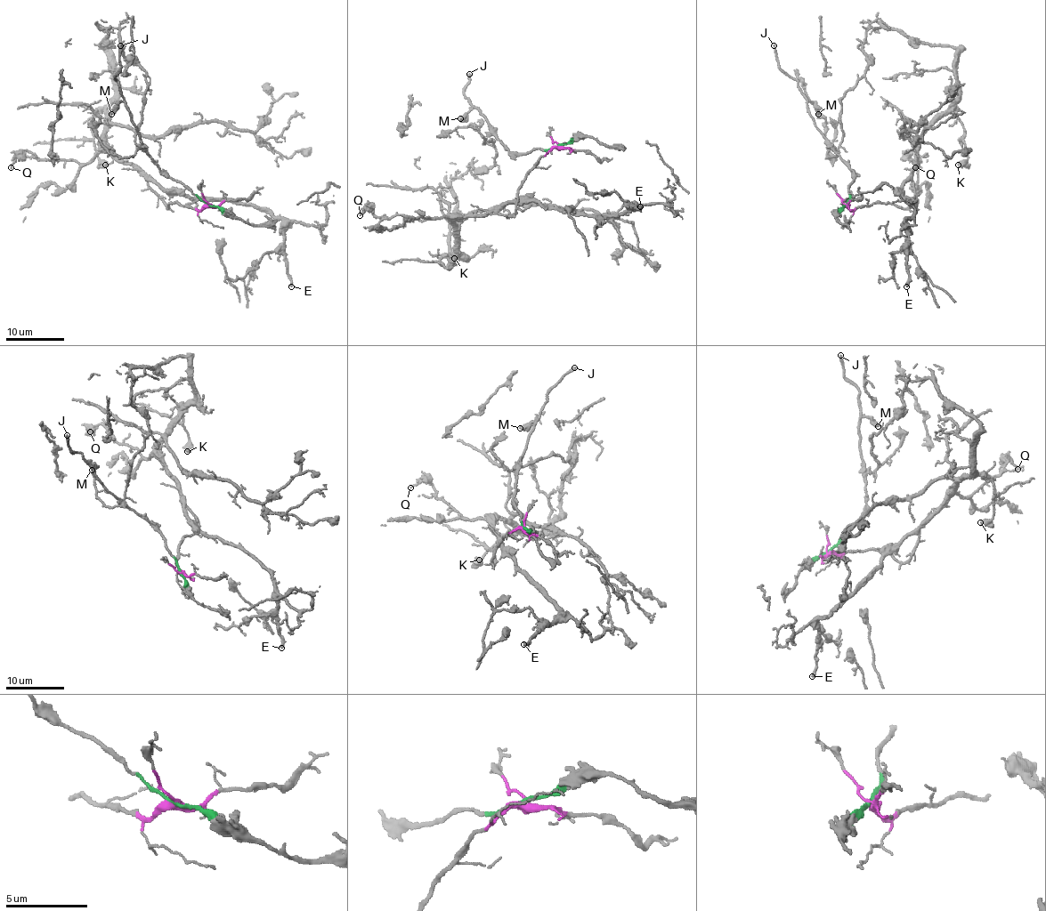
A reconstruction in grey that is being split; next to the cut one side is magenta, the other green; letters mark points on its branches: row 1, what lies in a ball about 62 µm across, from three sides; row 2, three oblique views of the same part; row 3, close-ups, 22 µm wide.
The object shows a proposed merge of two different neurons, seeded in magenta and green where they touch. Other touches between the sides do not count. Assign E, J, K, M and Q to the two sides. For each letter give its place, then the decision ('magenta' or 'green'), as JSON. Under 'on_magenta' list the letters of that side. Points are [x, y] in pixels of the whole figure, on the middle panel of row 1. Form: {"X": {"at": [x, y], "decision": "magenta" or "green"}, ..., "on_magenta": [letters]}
{"E": {"at": [640, 206], "decision": "magenta"}, "J": {"at": [469, 74], "decision": "green"}, "K": {"at": [454, 258], "decision": "magenta"}, "M": {"at": [460, 118], "decision": "green"}, "Q": {"at": [360, 215], "decision": "magenta"}, "on_magenta": ["E", "K", "Q"]}

